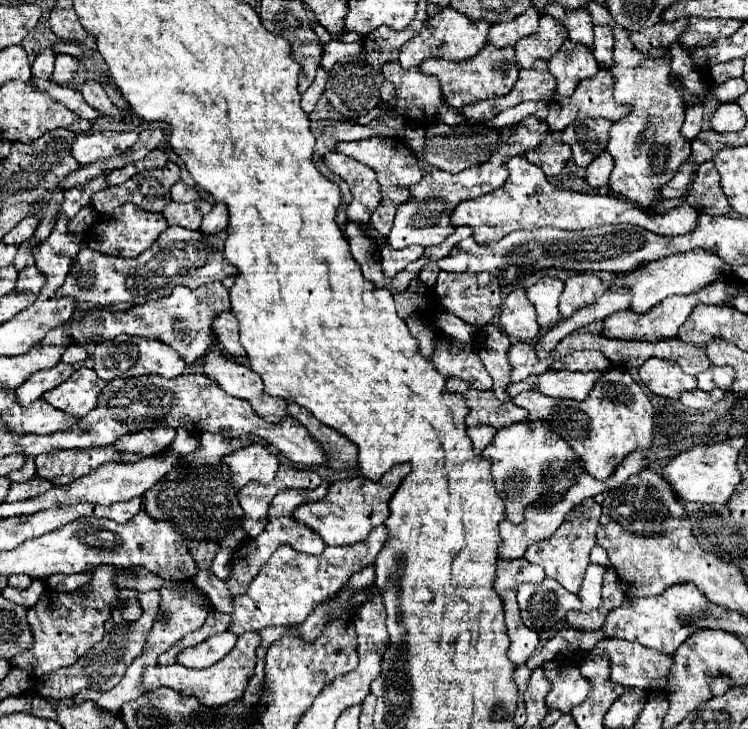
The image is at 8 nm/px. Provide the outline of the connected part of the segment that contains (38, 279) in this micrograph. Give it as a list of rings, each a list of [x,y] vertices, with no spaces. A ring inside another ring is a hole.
[[[30,266],[30,268],[26,268],[26,270],[20,272],[16,290],[30,290],[30,292],[38,294],[42,286],[44,286],[44,276],[34,266]]]

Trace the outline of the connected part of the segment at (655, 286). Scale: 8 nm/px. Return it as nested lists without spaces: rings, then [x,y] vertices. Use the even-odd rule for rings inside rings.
[[[690,250],[686,254],[676,254],[670,258],[662,258],[656,262],[650,262],[648,266],[630,272],[626,276],[616,274],[610,288],[626,288],[632,292],[632,300],[630,300],[630,310],[636,314],[646,314],[648,310],[652,310],[656,304],[660,304],[664,298],[672,296],[672,294],[692,294],[700,288],[704,288],[708,282],[716,282],[716,280],[726,280],[730,266],[722,260],[716,258],[714,254],[708,254],[706,250]]]

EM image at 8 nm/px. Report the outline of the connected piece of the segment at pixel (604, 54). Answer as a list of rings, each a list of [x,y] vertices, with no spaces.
[[[598,26],[594,28],[594,56],[600,68],[610,70],[614,66],[614,58],[612,58],[612,30],[608,30],[606,26]]]

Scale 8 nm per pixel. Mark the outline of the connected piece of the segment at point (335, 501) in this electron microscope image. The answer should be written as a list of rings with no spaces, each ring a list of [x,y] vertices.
[[[398,464],[392,470],[388,470],[380,482],[370,482],[362,476],[338,480],[332,486],[328,486],[326,496],[320,502],[308,502],[304,506],[298,506],[292,512],[292,516],[294,520],[312,528],[324,540],[326,546],[346,546],[362,542],[376,526],[384,524],[384,520],[390,516],[388,502],[408,472],[410,464]]]

